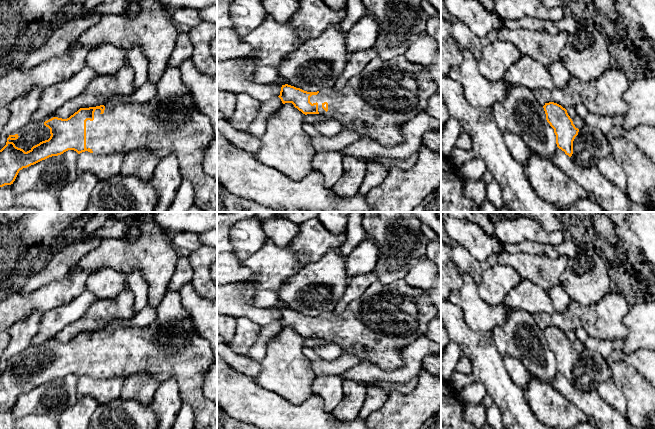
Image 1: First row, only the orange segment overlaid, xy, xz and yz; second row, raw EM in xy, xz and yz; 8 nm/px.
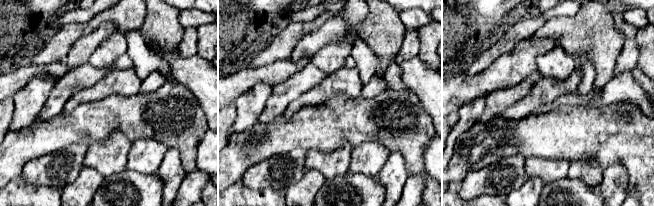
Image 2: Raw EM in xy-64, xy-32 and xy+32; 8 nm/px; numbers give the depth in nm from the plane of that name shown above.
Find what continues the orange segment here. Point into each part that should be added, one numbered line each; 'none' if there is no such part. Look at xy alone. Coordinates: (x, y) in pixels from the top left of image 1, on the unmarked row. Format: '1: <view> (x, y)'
1: xy (33, 357)

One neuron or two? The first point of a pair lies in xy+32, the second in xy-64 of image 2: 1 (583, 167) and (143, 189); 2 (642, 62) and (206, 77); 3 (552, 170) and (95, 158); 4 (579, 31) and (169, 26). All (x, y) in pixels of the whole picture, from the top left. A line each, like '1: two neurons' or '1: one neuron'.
1: two neurons
2: two neurons
3: one neuron
4: one neuron

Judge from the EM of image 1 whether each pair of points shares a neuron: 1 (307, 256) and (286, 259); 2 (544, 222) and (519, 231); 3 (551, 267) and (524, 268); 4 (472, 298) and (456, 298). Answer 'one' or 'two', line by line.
1: two
2: two
3: one
4: one

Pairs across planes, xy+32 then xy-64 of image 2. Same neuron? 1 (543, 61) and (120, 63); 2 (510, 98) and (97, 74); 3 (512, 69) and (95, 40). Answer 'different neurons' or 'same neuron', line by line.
1: different neurons
2: same neuron
3: different neurons

